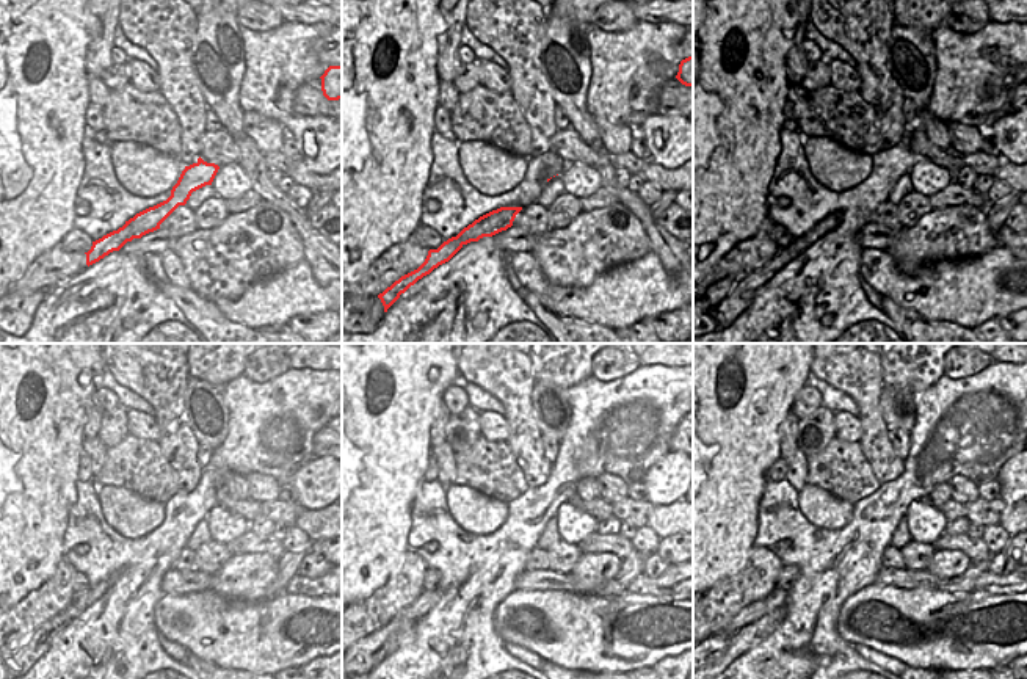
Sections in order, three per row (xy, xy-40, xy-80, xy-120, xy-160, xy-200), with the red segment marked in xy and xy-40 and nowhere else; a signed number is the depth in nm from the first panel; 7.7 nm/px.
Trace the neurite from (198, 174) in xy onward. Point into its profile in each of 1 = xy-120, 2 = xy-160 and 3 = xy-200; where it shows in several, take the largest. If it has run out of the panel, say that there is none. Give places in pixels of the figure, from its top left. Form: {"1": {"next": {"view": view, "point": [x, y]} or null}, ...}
{"1": {"next": {"view": "xy-120", "point": [24, 656]}}, "2": {"next": {"view": "xy-160", "point": [373, 648]}}, "3": {"next": {"view": "xy-200", "point": [725, 639]}}}

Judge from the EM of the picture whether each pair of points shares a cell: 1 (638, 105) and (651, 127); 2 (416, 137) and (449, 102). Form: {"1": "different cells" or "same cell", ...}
{"1": "different cells", "2": "different cells"}

